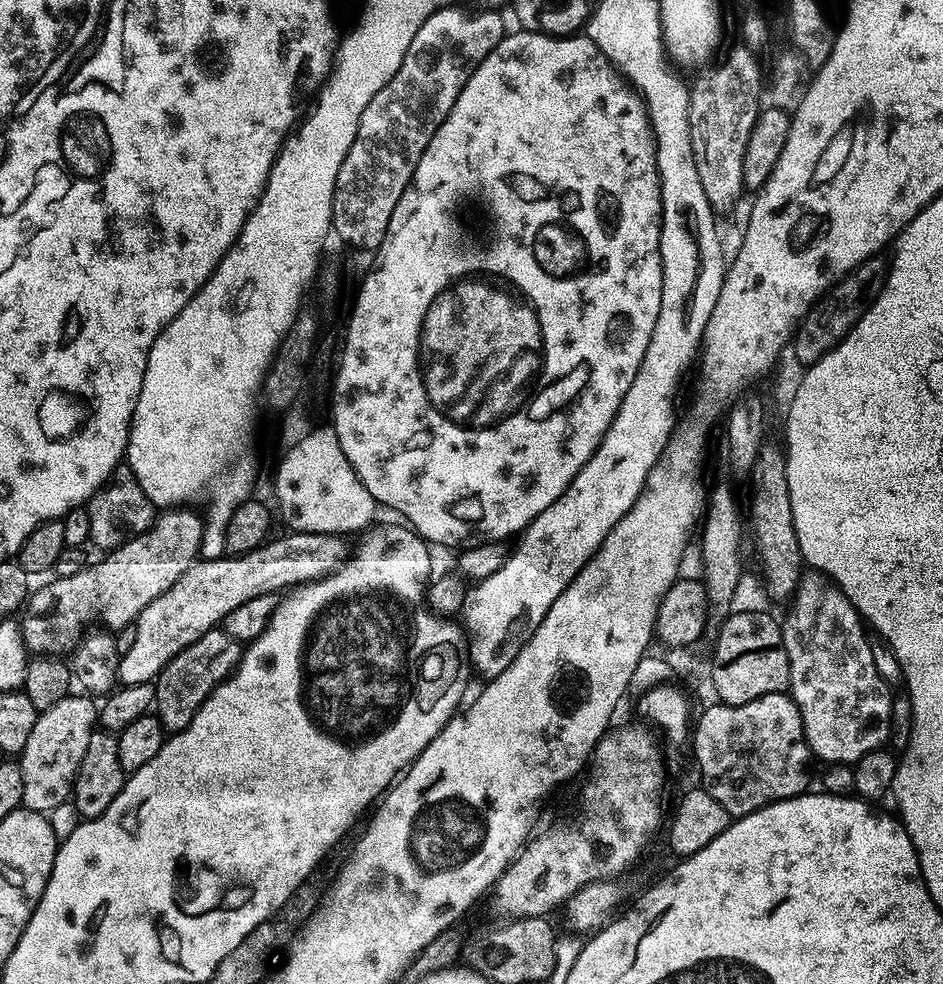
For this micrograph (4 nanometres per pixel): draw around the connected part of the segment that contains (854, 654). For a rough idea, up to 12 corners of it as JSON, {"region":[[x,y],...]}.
{"region":[[805,571],[782,616],[813,757],[885,747],[893,693],[846,594]]}

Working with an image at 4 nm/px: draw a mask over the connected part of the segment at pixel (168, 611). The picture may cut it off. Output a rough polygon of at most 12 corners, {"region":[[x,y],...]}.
{"region":[[339,535],[200,558],[138,614],[119,683],[152,684],[242,602],[327,576]]}

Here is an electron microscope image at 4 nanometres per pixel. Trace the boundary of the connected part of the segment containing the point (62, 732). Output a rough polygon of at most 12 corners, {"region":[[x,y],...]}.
{"region":[[87,695],[39,713],[19,753],[23,807],[69,803],[98,724]]}

